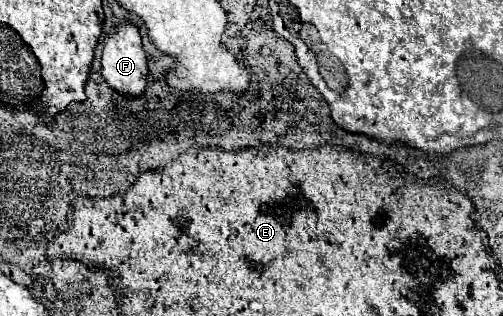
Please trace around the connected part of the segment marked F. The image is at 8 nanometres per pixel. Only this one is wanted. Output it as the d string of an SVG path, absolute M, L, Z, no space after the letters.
M126 23L114 27L114 33L104 39L100 73L116 93L128 97L142 95L146 87L148 67L140 33L134 25Z

